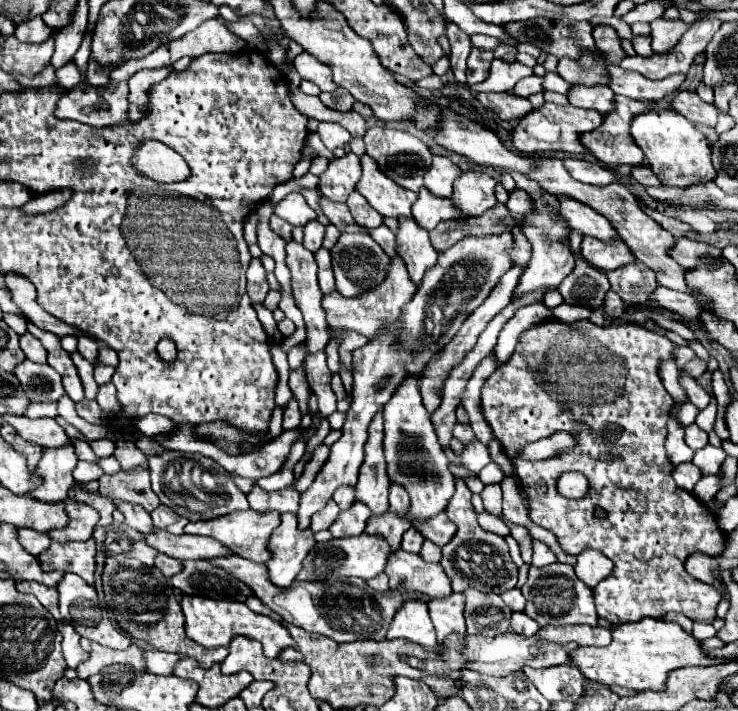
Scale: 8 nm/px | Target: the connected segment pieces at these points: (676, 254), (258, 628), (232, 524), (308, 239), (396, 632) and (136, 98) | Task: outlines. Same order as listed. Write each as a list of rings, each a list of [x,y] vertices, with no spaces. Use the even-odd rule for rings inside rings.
[[[678,236],[676,238],[676,248],[672,248],[672,258],[682,266],[682,268],[694,268],[696,266],[696,258],[708,254],[714,260],[718,260],[722,256],[720,248],[714,248],[710,244],[704,242],[696,242],[688,236]]]
[[[182,596],[180,606],[182,606],[184,618],[186,618],[186,626],[184,628],[186,628],[188,638],[196,640],[204,648],[228,646],[230,640],[234,636],[238,636],[238,634],[262,642],[264,654],[268,658],[276,658],[282,648],[294,646],[292,636],[288,634],[288,630],[280,622],[274,622],[272,618],[266,618],[266,616],[260,616],[260,614],[252,612],[244,602],[212,600],[212,598],[206,598],[206,596]]]
[[[230,512],[228,516],[220,516],[216,520],[198,520],[198,522],[188,522],[184,526],[186,534],[200,534],[200,536],[212,536],[220,540],[224,546],[228,546],[234,554],[244,556],[246,560],[252,562],[268,562],[272,552],[268,552],[268,540],[270,534],[280,526],[280,514],[278,512]]]
[[[310,220],[306,226],[304,226],[304,246],[310,250],[310,252],[316,252],[320,246],[322,246],[322,238],[324,238],[324,226],[318,222],[318,220]]]
[[[406,600],[402,608],[394,614],[392,626],[386,634],[388,640],[406,638],[424,646],[426,650],[436,650],[436,630],[428,616],[428,606],[424,600]]]
[[[164,66],[164,68],[154,68],[154,70],[138,70],[136,74],[130,76],[128,80],[128,88],[130,88],[130,102],[134,102],[140,112],[146,112],[146,104],[148,104],[148,94],[146,90],[152,88],[156,82],[164,80],[168,74],[172,72],[172,66]]]

